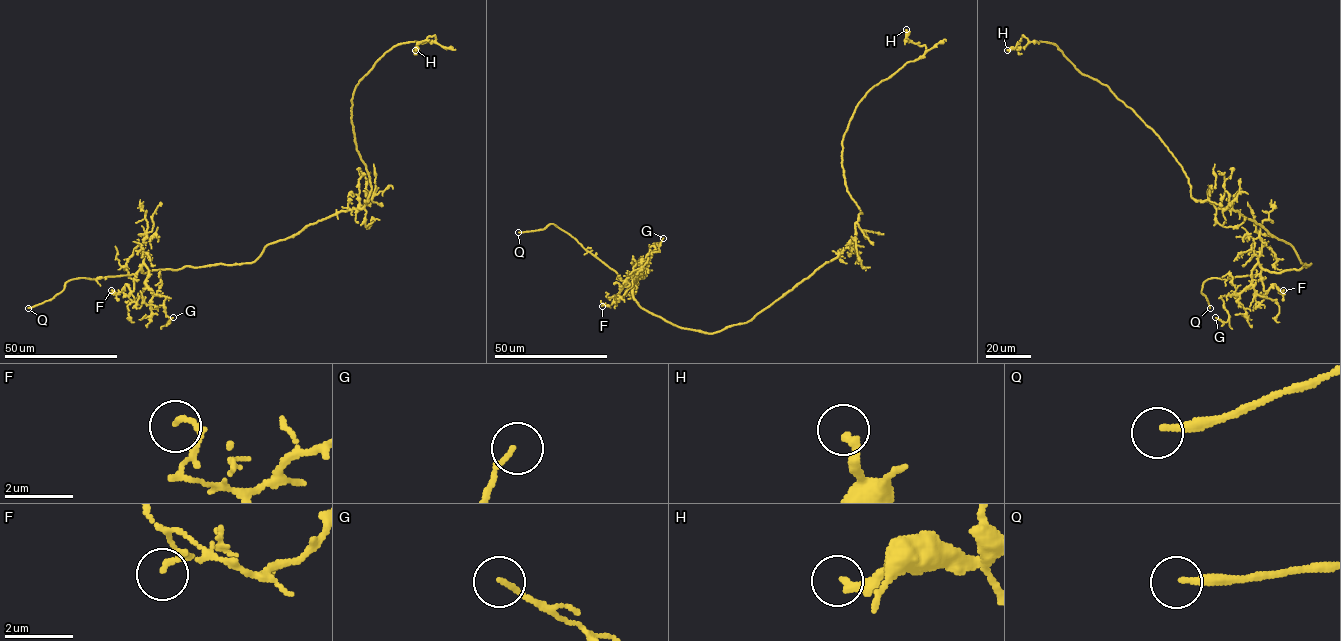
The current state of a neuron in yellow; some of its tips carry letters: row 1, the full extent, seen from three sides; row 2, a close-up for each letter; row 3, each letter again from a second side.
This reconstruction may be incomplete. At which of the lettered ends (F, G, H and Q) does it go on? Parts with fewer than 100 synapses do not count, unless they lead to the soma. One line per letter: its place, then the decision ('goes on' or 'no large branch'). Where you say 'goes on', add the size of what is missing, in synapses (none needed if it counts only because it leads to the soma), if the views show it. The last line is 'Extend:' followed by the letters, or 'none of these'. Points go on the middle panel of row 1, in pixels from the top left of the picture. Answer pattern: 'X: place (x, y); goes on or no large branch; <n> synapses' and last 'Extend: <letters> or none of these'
F: place (602, 306); no large branch
G: place (663, 238); no large branch
H: place (906, 29); no large branch
Q: place (518, 232); goes on
Extend: Q

